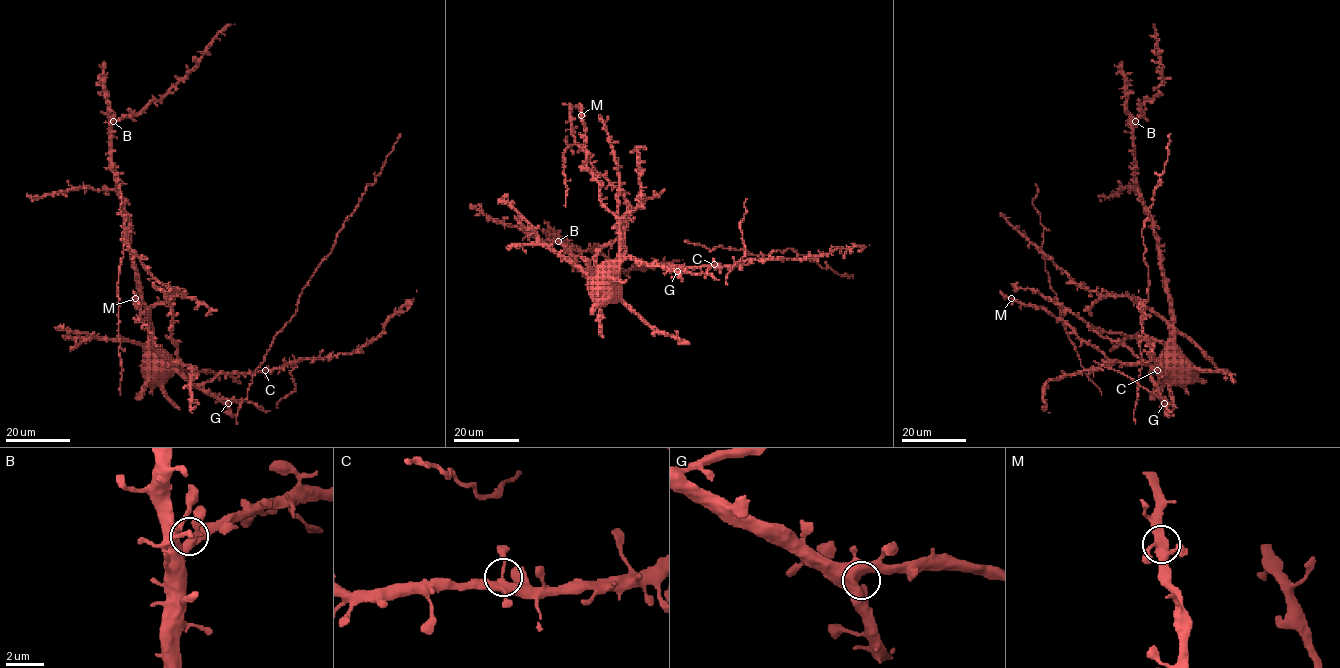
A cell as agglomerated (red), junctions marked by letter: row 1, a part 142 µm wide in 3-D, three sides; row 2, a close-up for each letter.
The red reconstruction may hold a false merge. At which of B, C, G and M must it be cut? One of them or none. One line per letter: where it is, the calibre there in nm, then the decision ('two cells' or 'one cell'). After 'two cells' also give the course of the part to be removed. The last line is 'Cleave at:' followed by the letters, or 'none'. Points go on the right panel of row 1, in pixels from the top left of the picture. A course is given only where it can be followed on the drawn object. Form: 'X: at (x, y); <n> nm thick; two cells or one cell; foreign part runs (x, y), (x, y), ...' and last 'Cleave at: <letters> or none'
B: at (1135, 121); 360 nm thick; one cell
C: at (1157, 370); 360 nm thick; one cell
G: at (1164, 403); 500 nm thick; one cell
M: at (1011, 298); 360 nm thick; one cell
Cleave at: none

